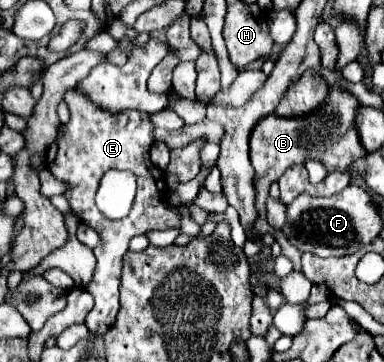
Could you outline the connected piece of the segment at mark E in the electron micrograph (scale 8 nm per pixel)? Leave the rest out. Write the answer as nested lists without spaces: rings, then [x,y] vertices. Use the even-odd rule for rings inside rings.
[[[70,89],[64,95],[64,101],[70,109],[70,121],[60,125],[58,141],[46,151],[46,165],[48,171],[70,185],[66,193],[70,205],[102,235],[102,245],[94,249],[96,255],[96,271],[92,283],[88,283],[86,291],[94,297],[94,307],[86,317],[86,327],[98,335],[104,335],[112,323],[116,321],[120,301],[118,301],[118,285],[120,285],[120,265],[122,255],[128,251],[128,241],[134,235],[144,235],[148,229],[172,229],[180,227],[181,221],[176,215],[176,209],[166,207],[166,189],[164,189],[164,173],[150,163],[148,151],[154,143],[154,123],[146,111],[122,111],[120,115],[110,115],[96,103],[88,103],[84,95]],[[110,169],[126,169],[136,175],[138,181],[138,195],[130,209],[130,213],[120,221],[106,219],[96,203],[94,195],[98,191],[100,179]]]

